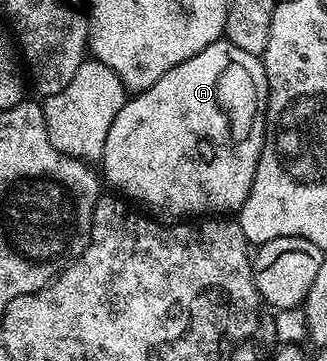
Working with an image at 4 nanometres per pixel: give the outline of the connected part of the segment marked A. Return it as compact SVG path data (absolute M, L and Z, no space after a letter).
M225 39L217 40L209 47L205 47L205 51L193 55L193 59L185 59L185 63L177 63L177 67L173 67L173 71L165 71L165 75L161 75L161 79L157 79L157 83L153 83L153 87L134 94L123 104L121 111L117 111L117 119L113 119L113 127L109 127L109 135L105 135L105 151L101 158L102 176L105 178L106 184L108 181L116 189L112 189L116 194L122 195L132 202L140 201L141 204L148 205L152 209L148 209L152 214L163 219L199 219L204 215L238 214L239 208L243 206L253 187L253 175L257 171L257 163L263 150L266 100L267 76L262 60L254 53L241 51L241 47L233 47L233 43L229 43Z

